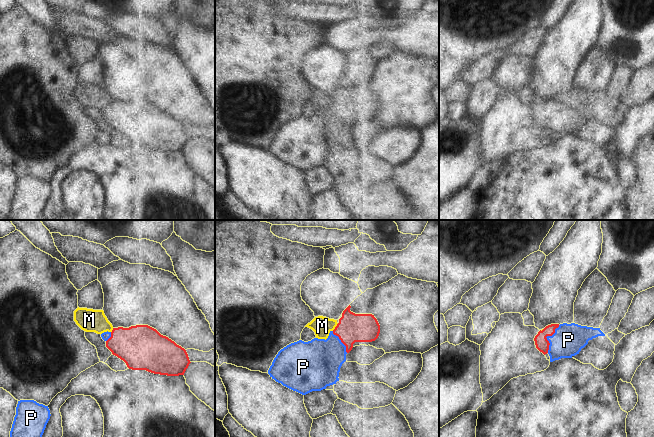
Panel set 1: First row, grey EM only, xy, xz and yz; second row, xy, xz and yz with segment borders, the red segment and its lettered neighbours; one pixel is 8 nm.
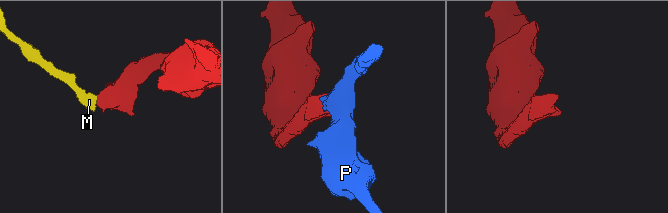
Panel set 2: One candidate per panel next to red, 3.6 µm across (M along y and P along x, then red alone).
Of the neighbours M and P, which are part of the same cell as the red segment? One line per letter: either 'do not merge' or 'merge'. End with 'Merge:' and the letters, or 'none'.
M: do not merge
P: merge
Merge: P

